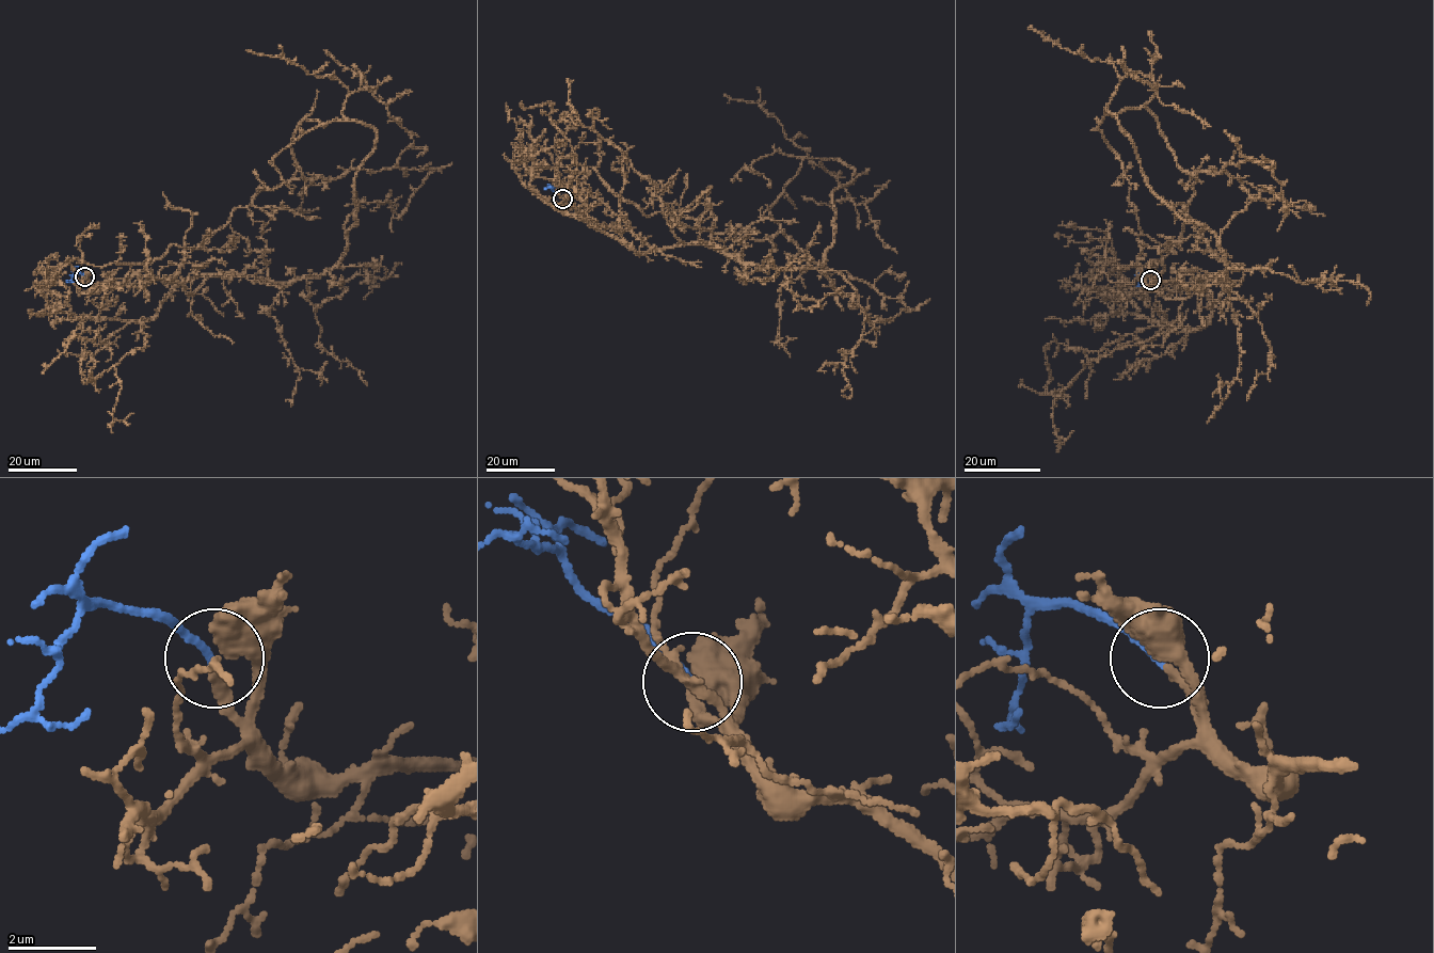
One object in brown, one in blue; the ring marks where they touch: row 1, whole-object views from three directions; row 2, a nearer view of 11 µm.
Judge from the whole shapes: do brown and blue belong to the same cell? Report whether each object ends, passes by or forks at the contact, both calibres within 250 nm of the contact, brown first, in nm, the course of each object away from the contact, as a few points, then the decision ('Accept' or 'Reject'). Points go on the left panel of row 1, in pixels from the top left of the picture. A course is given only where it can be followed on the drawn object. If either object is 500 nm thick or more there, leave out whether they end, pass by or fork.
At the ring brown passes by. At the ring blue ends. Thickness 360 nm (brown) against 160 nm. Course of brown: (84, 276), (323, 275), (376, 131), (303, 120), (300, 178), (193, 249), (99, 267), (92, 234). Course of blue: (84, 276), (75, 272), (69, 281), (65, 280). Accept

